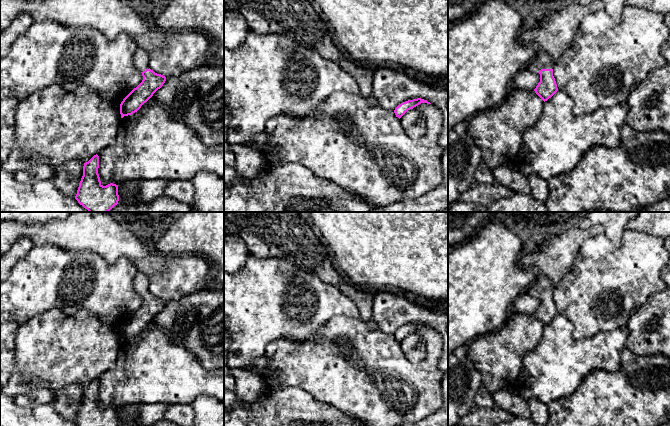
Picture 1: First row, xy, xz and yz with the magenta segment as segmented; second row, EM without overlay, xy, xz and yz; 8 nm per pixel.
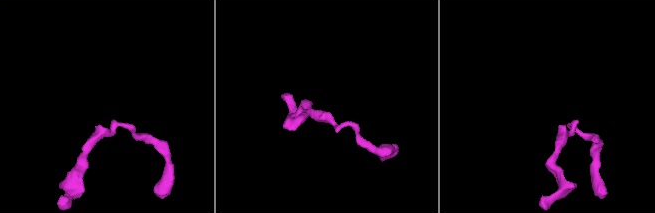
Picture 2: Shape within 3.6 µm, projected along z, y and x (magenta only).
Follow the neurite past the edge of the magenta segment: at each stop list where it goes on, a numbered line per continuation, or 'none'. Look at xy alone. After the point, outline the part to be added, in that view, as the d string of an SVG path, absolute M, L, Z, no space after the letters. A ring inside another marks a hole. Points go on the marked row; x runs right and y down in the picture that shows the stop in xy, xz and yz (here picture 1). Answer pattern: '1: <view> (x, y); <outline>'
1: xy (141, 60); M138 47L135 57L134 57L134 66L140 72L149 69L149 55L146 50L141 47Z

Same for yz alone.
1: yz (541, 60); M539 45L533 46L536 54L527 67L533 72L539 72L541 69L553 69L555 61Z

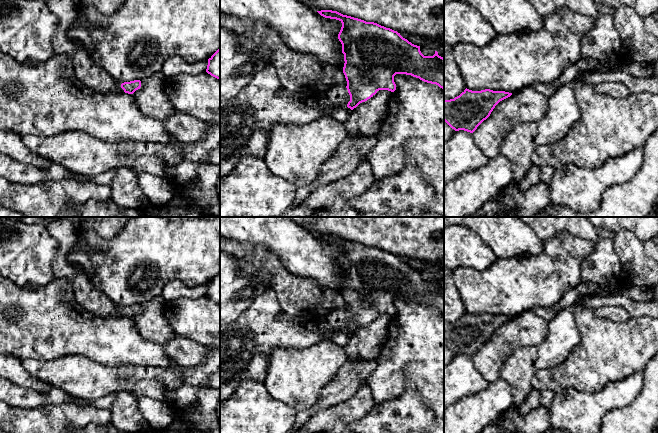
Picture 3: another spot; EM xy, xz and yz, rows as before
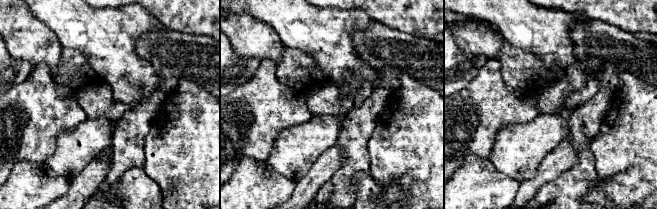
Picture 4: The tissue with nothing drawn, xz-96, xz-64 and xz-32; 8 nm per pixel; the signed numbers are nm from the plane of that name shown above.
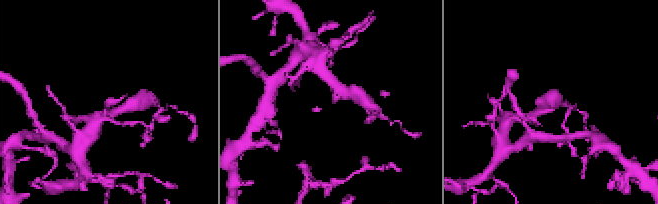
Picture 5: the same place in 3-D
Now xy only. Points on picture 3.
1: xy (93, 76); M48 0L48 8L57 15L58 27L53 37L53 48L56 54L69 55L74 65L76 77L90 89L101 93L124 93L121 84L109 73L95 64L82 42L70 39L66 32L76 20L79 9L72 0Z

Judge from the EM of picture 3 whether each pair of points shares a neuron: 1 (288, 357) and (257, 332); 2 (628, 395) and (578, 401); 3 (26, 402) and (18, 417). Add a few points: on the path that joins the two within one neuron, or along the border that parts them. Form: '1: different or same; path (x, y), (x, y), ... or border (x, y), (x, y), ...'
1: different; border (301, 348), (277, 348), (272, 353), (266, 369)
2: same; path (616, 395), (604, 401), (590, 401)
3: different; border (46, 403), (30, 408), (10, 406)

